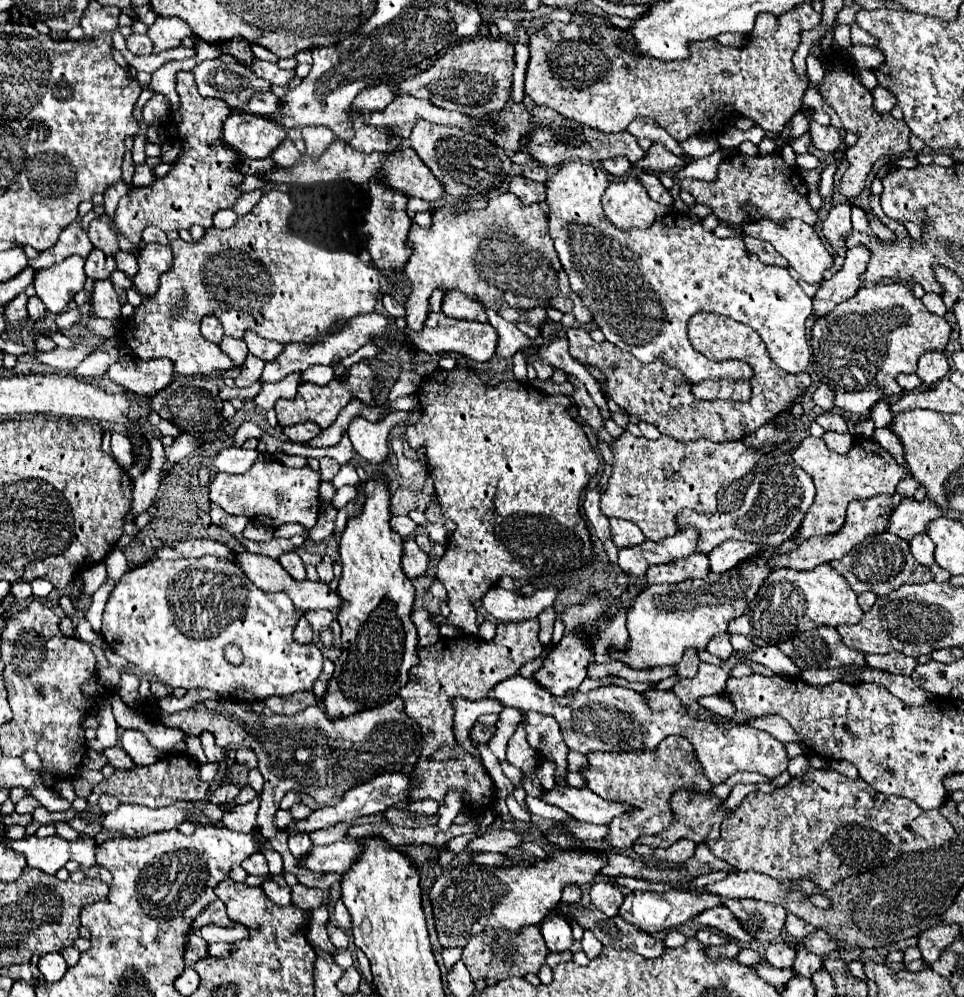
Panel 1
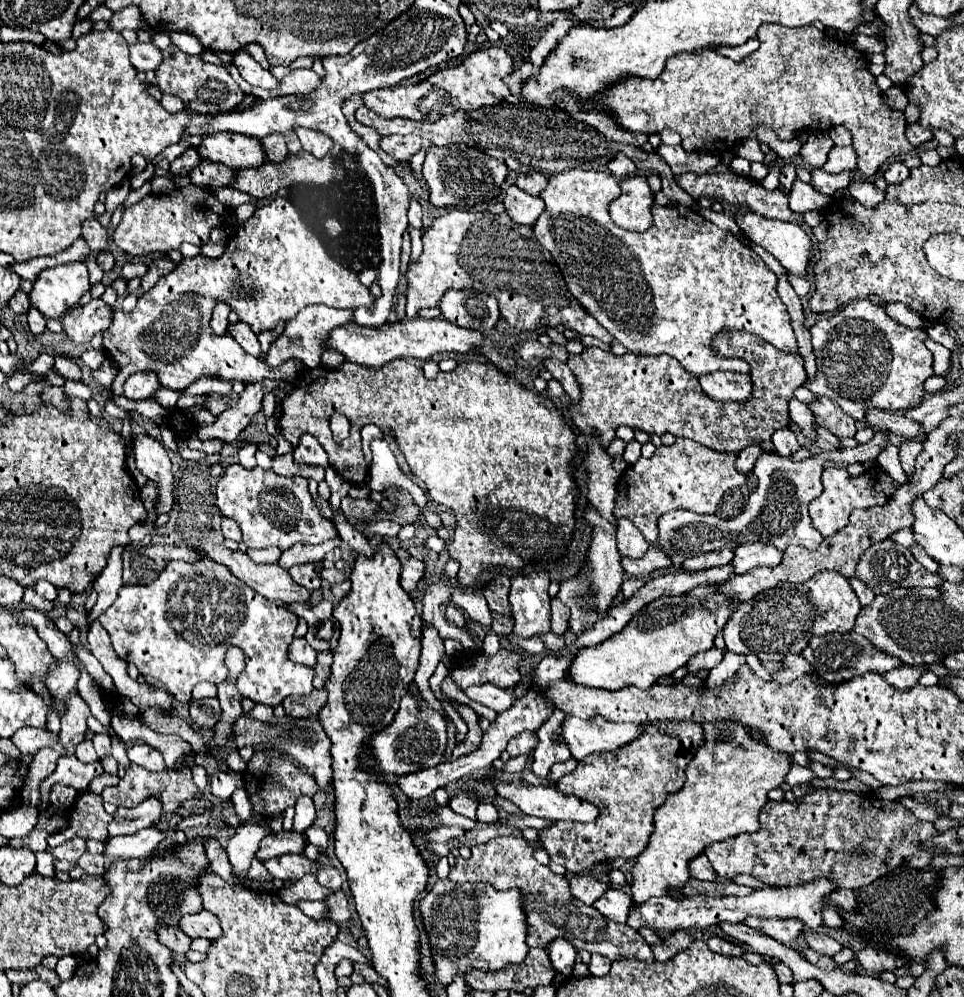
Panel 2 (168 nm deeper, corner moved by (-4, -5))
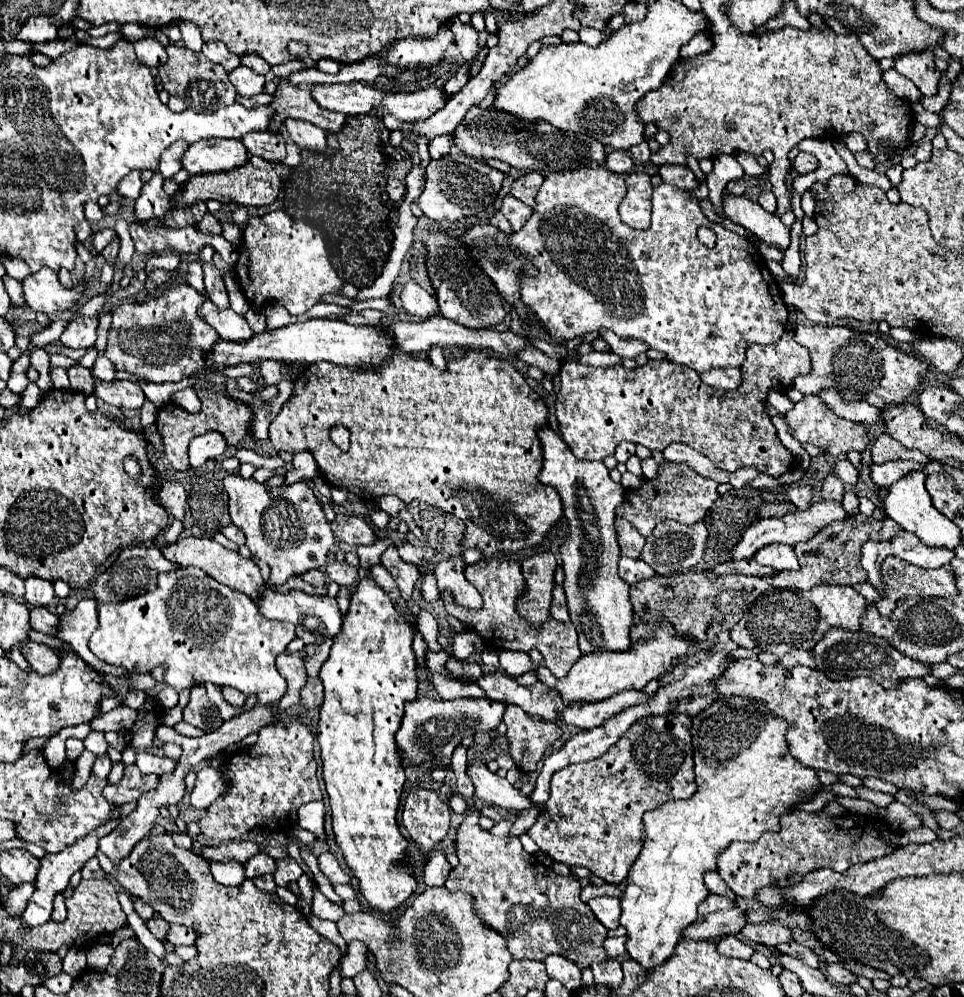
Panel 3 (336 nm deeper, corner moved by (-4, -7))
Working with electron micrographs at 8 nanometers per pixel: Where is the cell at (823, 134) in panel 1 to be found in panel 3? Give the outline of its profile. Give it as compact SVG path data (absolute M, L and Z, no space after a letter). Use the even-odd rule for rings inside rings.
M800 151L800 153L796 155L796 159L794 159L794 171L796 171L798 175L806 175L806 173L812 173L812 171L816 171L816 169L818 169L818 159L816 159L814 155L804 153L804 151Z

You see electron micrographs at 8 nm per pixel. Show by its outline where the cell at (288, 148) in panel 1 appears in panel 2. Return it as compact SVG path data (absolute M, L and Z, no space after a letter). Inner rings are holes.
M272 133L268 137L262 139L262 145L266 149L266 157L268 161L284 161L286 155L288 155L288 149L286 149L286 141L284 141L284 135L280 133Z

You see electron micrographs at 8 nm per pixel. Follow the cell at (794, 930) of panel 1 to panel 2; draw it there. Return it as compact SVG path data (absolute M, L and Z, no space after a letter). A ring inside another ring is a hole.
M804 931L804 941L808 943L808 947L812 947L814 951L832 957L834 953L838 953L842 949L842 945L830 937L830 935L820 935L816 931Z

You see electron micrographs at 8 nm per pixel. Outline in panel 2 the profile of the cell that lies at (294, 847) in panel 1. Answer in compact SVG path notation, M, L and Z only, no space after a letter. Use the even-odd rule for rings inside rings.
M282 831L276 835L268 835L268 837L264 837L264 841L260 841L260 849L256 853L256 859L266 861L272 857L288 855L288 853L304 853L304 847L306 847L304 833Z

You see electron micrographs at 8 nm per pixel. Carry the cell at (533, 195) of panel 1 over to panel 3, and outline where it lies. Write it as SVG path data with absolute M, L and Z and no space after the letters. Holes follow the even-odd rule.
M512 195L504 197L504 203L502 203L502 209L500 211L510 221L512 231L520 231L524 227L524 223L532 215L532 209L528 205L524 205L522 201L518 201L516 197L512 197Z

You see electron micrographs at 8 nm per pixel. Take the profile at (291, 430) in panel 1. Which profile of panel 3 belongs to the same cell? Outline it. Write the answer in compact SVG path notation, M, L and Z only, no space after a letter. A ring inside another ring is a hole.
M308 451L296 453L292 459L292 469L284 475L284 485L292 485L300 479L314 479L318 475L318 465Z

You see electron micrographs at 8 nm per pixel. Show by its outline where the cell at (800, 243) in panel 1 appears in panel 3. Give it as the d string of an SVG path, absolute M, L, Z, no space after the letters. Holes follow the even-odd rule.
M728 191L722 195L722 209L724 213L750 233L754 233L758 239L776 245L780 249L788 249L790 245L790 231L786 225L772 213L764 211L756 201L748 197L736 197Z

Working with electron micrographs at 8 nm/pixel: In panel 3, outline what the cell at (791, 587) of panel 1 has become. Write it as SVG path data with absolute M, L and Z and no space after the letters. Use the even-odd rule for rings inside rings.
M816 585L808 591L796 587L772 589L744 613L744 619L732 629L732 641L740 647L768 651L784 657L792 649L814 649L814 645L832 627L860 631L860 619L866 611L866 599L846 585Z

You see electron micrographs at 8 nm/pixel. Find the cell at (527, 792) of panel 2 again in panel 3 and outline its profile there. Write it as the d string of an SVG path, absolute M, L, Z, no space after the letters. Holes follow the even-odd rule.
M482 761L468 763L466 773L472 779L476 797L480 801L492 803L492 805L498 805L498 807L510 809L510 811L524 811L524 809L532 807L532 801L526 795L522 795L518 789L514 789L506 779L498 777L496 773L490 773Z

